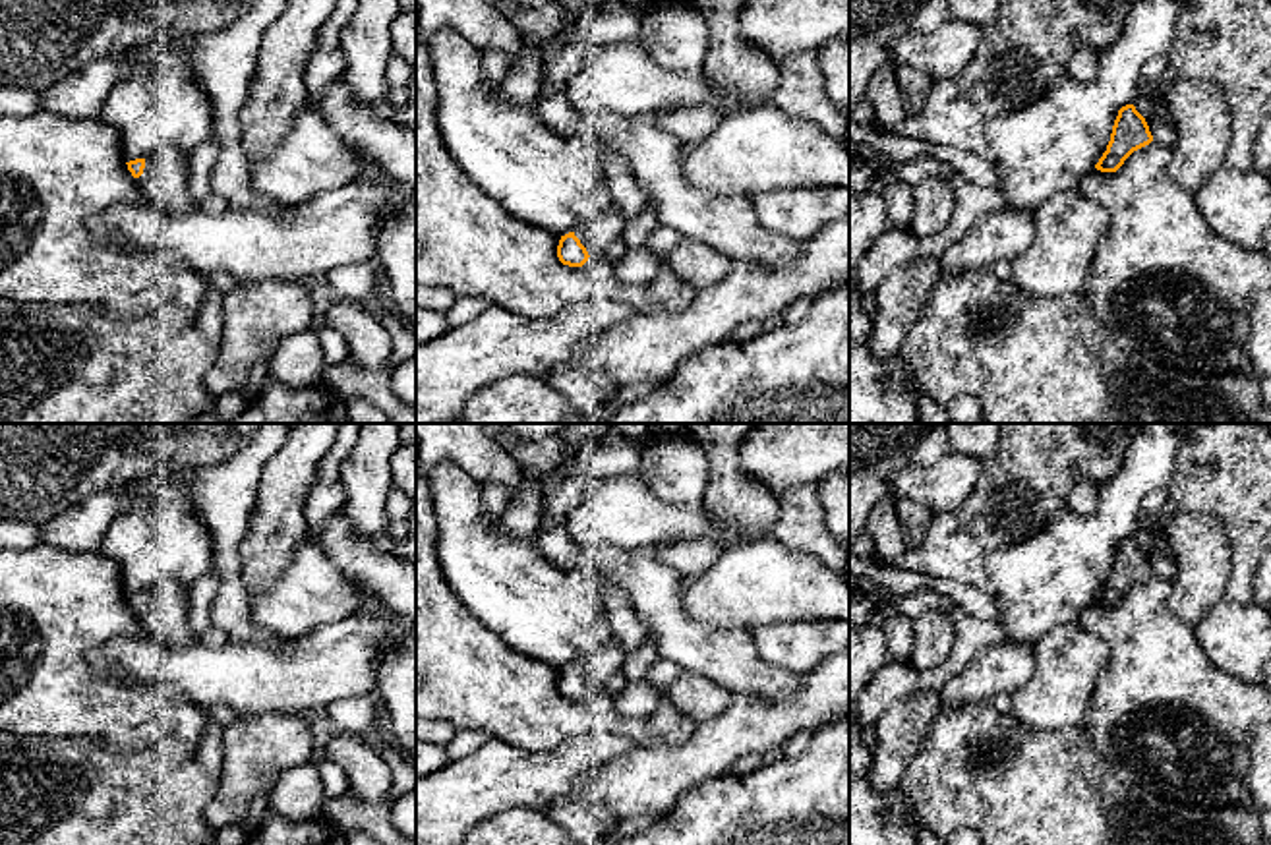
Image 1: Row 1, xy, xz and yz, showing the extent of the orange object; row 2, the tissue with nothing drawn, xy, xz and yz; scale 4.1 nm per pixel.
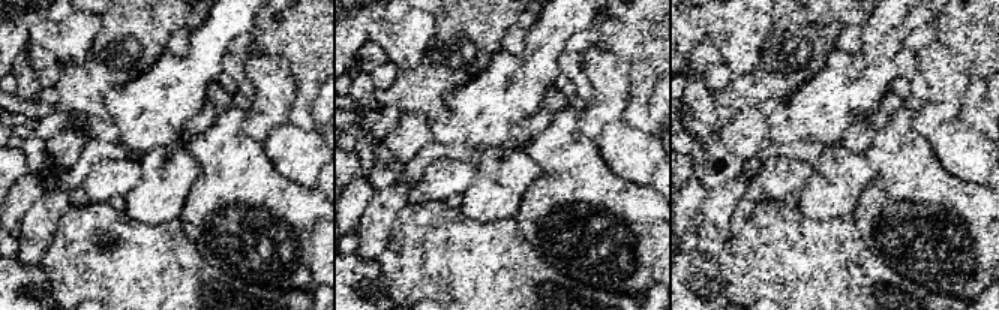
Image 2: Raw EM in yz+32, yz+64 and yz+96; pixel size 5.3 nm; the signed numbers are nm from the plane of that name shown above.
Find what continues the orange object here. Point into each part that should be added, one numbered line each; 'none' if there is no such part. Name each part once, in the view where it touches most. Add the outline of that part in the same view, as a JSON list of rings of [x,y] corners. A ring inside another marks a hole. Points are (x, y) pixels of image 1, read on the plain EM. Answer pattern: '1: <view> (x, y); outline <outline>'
1: xz (596, 668); outline [[[613,638],[607,646],[576,659],[575,669],[586,681],[588,688],[606,688],[607,681],[621,671],[625,659],[627,652]]]

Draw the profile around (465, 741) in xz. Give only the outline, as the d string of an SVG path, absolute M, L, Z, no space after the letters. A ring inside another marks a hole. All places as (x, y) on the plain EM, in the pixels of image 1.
M458 729L455 737L447 744L449 758L460 760L478 750L484 743L491 741L493 737L486 731L478 729Z

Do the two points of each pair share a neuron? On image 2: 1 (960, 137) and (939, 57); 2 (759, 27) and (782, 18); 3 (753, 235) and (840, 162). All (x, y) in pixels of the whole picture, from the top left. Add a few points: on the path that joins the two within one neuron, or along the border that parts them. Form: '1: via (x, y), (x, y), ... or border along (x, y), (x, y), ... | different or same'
1: border along (956, 116), (945, 120), (927, 138) | different
2: border along (768, 15), (770, 33) | different
3: border along (797, 205), (809, 217), (830, 219) | different

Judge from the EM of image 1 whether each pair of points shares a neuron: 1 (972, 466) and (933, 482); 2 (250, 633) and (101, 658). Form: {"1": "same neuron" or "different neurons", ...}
{"1": "same neuron", "2": "different neurons"}

